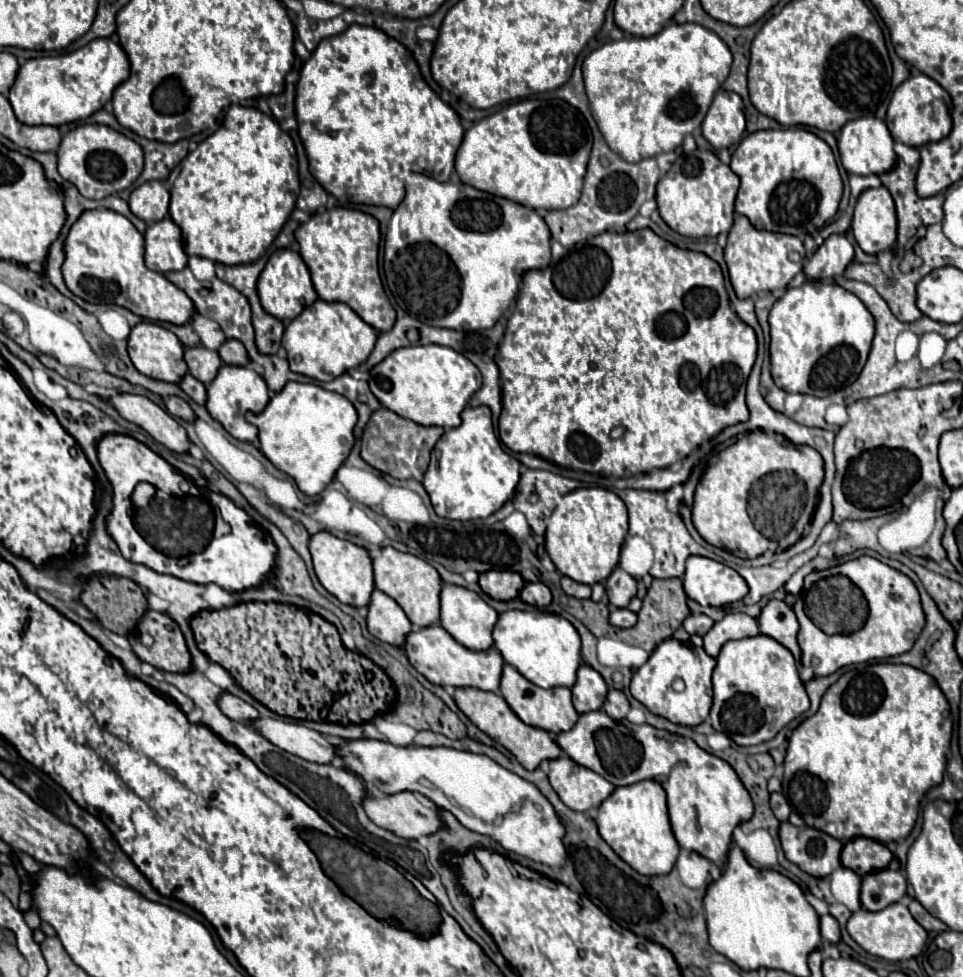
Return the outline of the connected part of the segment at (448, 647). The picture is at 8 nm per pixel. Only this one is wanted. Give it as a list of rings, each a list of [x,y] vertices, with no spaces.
[[[440,625],[410,631],[404,649],[406,649],[406,655],[408,655],[410,663],[414,665],[414,669],[418,673],[422,673],[434,685],[440,685],[440,687],[446,687],[446,685],[474,687],[474,689],[492,691],[492,693],[498,691],[504,659],[496,649],[470,651],[470,649],[462,647],[458,641],[454,641]]]

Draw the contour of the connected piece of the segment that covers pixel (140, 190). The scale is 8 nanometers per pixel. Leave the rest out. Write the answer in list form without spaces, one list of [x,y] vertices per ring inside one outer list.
[[[146,181],[130,193],[130,211],[142,221],[160,221],[168,213],[170,192],[162,181]]]

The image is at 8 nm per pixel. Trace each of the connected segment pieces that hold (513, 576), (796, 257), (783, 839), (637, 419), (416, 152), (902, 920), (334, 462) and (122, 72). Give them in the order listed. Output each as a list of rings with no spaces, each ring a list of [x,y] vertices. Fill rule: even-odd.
[[[486,571],[478,583],[486,595],[498,601],[516,599],[524,587],[524,579],[514,571]]]
[[[734,215],[734,227],[728,233],[728,245],[724,247],[724,261],[738,299],[748,299],[760,291],[786,289],[790,279],[802,271],[806,251],[798,237],[784,233],[758,231],[744,215]]]
[[[788,821],[778,831],[782,851],[788,861],[812,877],[828,877],[840,867],[842,841],[812,827],[796,827]]]
[[[650,229],[602,233],[602,235],[590,237],[582,245],[576,245],[574,249],[570,249],[564,255],[564,259],[548,265],[546,269],[524,273],[524,291],[520,287],[520,297],[516,301],[512,317],[508,319],[508,327],[506,327],[506,333],[498,351],[500,355],[496,355],[494,361],[498,363],[500,383],[502,383],[502,413],[498,421],[498,433],[500,433],[502,443],[510,451],[532,453],[560,467],[566,465],[568,469],[598,473],[604,477],[632,477],[636,473],[648,473],[652,469],[662,469],[684,459],[688,453],[692,453],[704,441],[718,435],[722,429],[748,419],[744,391],[746,391],[746,379],[756,359],[754,329],[746,325],[730,307],[730,299],[724,289],[724,277],[716,261],[712,261],[704,253],[680,249],[664,241]],[[688,293],[690,293],[690,303],[684,301]],[[720,367],[722,367],[722,373],[716,373],[716,381],[714,381],[710,377],[710,371],[720,369]],[[618,425],[626,427],[626,433],[620,439],[612,439],[610,431]]]
[[[350,25],[346,31],[342,31],[340,35],[322,39],[314,51],[314,55],[306,61],[306,65],[302,67],[300,73],[300,81],[296,85],[296,121],[298,121],[298,133],[300,139],[304,143],[306,155],[308,155],[308,163],[310,163],[310,173],[316,177],[316,181],[328,191],[332,193],[340,203],[364,203],[364,205],[382,205],[382,207],[390,207],[396,209],[400,205],[400,201],[404,199],[404,181],[402,181],[402,169],[412,169],[418,173],[424,173],[428,177],[434,177],[436,181],[448,181],[450,173],[454,171],[454,155],[458,151],[458,145],[462,143],[462,135],[464,129],[460,125],[460,117],[456,115],[456,111],[446,105],[422,79],[420,69],[416,65],[416,61],[412,59],[410,51],[400,45],[396,39],[388,37],[386,33],[382,33],[380,29],[374,27],[364,27],[364,25]]]
[[[892,903],[882,911],[856,911],[852,913],[848,921],[848,933],[850,937],[868,953],[882,957],[886,961],[906,961],[912,957],[918,957],[926,945],[928,933],[926,929],[916,923],[916,919],[910,915],[908,907],[902,903]]]
[[[286,383],[280,393],[274,393],[266,409],[258,415],[248,415],[248,421],[258,427],[262,453],[270,463],[290,475],[304,495],[318,495],[334,479],[334,471],[350,455],[356,437],[354,427],[358,413],[354,405],[334,391],[326,391],[314,383]]]
[[[94,39],[86,47],[64,53],[28,59],[10,89],[10,105],[24,125],[66,125],[88,119],[100,111],[112,97],[114,89],[130,75],[130,63],[114,39]]]

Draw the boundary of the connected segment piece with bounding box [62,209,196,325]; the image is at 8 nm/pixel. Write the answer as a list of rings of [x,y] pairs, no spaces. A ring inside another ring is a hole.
[[[108,209],[84,211],[80,219],[72,225],[64,251],[66,251],[66,261],[62,265],[62,273],[64,273],[66,285],[74,295],[82,297],[88,303],[120,305],[144,319],[164,321],[172,325],[186,325],[196,313],[192,299],[182,289],[172,285],[162,273],[156,273],[144,265],[144,237],[136,231],[136,227],[124,215],[118,215]]]

